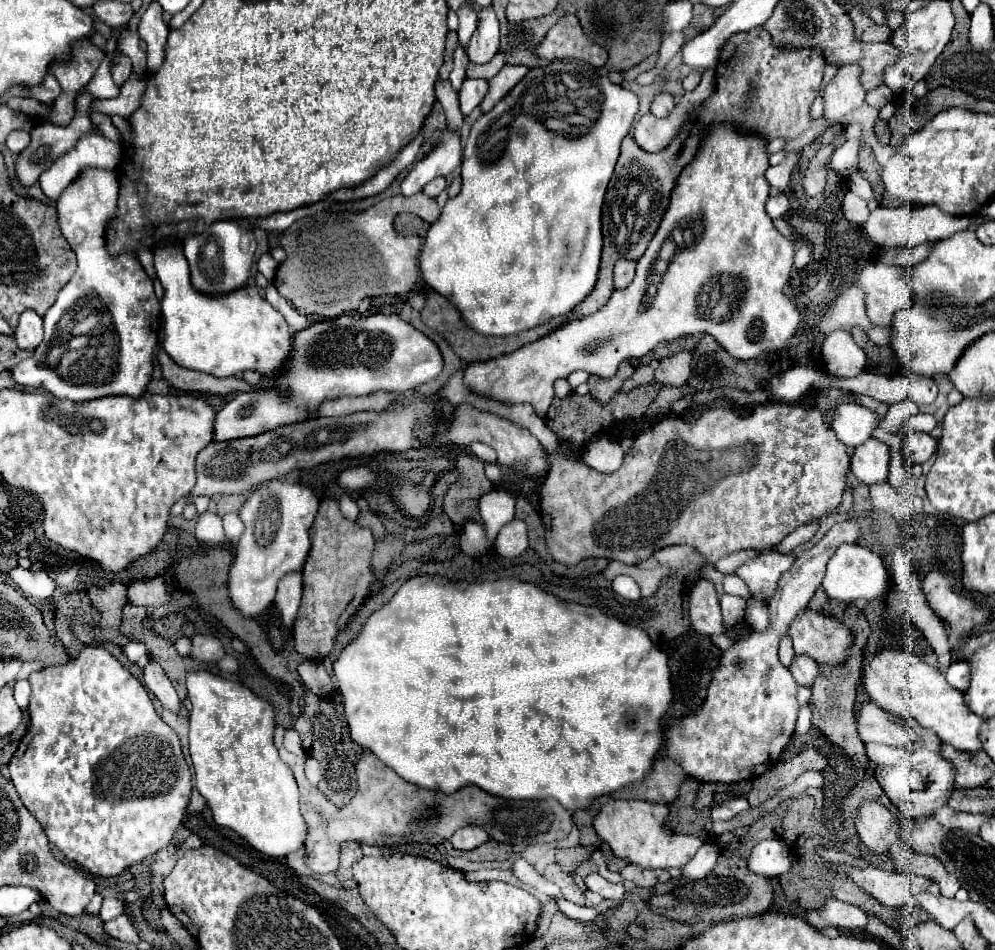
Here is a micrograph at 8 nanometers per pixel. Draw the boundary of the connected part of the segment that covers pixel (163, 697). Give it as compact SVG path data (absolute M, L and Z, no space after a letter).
M150 660L148 666L144 668L144 676L142 676L146 688L162 702L164 708L170 710L178 710L180 708L180 698L172 686L172 682L168 680L168 676L164 674L164 670L160 668L158 662Z

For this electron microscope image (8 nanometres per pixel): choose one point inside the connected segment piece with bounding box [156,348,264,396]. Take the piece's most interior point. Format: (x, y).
(183, 379)

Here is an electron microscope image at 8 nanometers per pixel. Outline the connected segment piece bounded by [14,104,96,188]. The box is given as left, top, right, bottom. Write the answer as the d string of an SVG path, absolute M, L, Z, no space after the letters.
M76 104L76 116L74 116L74 120L72 120L68 126L54 126L52 122L38 124L38 126L32 130L32 142L28 144L28 148L22 150L22 152L16 156L14 168L16 168L16 178L18 178L18 182L20 182L22 186L26 186L26 188L32 186L32 184L36 184L38 178L40 178L40 174L42 174L42 170L50 168L52 162L54 162L60 154L68 152L68 150L76 144L76 140L78 140L84 132L88 132L88 130L96 130L96 126L90 122L88 114L84 112L84 104Z

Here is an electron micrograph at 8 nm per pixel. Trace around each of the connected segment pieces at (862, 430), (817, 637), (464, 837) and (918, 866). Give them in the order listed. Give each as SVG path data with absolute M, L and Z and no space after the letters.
M840 404L834 412L832 428L842 444L856 448L870 438L872 430L876 428L876 416L860 404Z
M804 608L788 626L786 632L792 640L794 652L800 656L808 656L814 658L818 664L828 664L828 666L840 666L844 664L850 654L852 654L852 646L854 646L854 632L850 630L850 626L846 626L842 620L822 614L822 612L814 612L810 608Z
M466 826L454 832L454 836L450 838L450 844L456 850L474 850L478 846L482 846L488 840L488 832L482 830L480 826Z
M898 840L896 844L890 846L888 856L892 858L894 868L898 872L910 872L910 874L924 876L924 878L936 882L940 888L940 894L944 898L952 898L960 888L960 882L956 880L956 876L952 876L934 856L918 854L902 840Z

